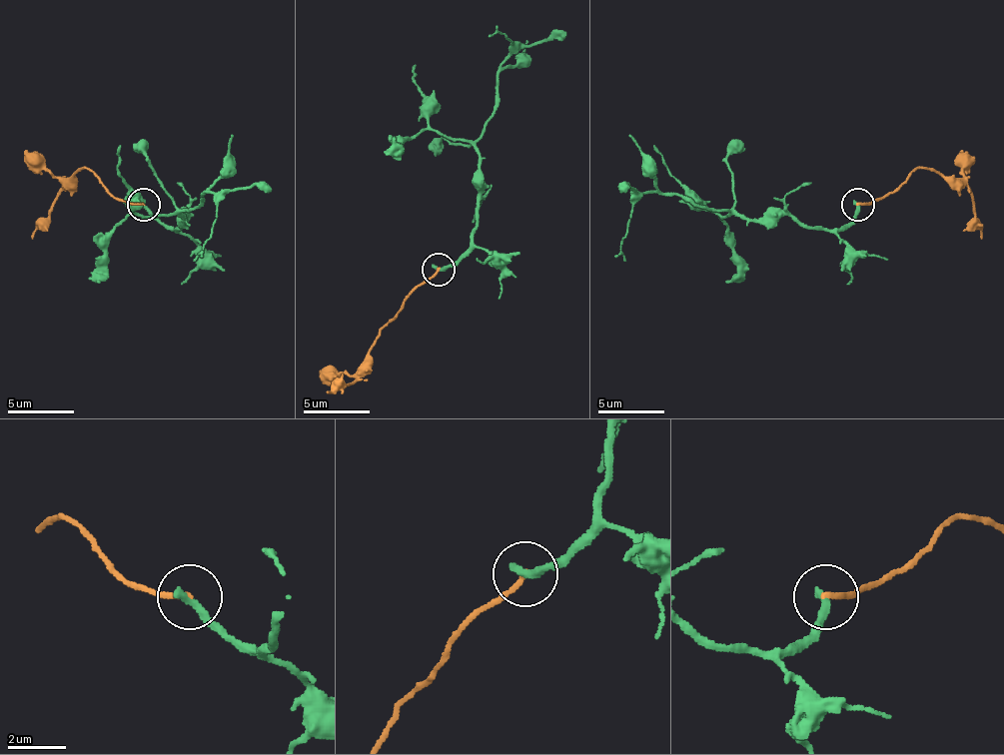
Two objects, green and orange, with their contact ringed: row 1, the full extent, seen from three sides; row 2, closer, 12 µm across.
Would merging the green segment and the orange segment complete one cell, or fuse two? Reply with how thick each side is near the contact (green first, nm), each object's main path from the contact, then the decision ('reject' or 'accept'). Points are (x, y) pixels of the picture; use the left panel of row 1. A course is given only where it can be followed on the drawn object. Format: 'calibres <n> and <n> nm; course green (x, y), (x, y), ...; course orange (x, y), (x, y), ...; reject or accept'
calibres 340 and 200 nm; course green (144, 204), (177, 230), (184, 220), (181, 214), (211, 194), (217, 204), (214, 234), (194, 260); course orange (144, 204), (118, 200), (84, 167), (58, 194), (51, 217), (31, 240); reject

